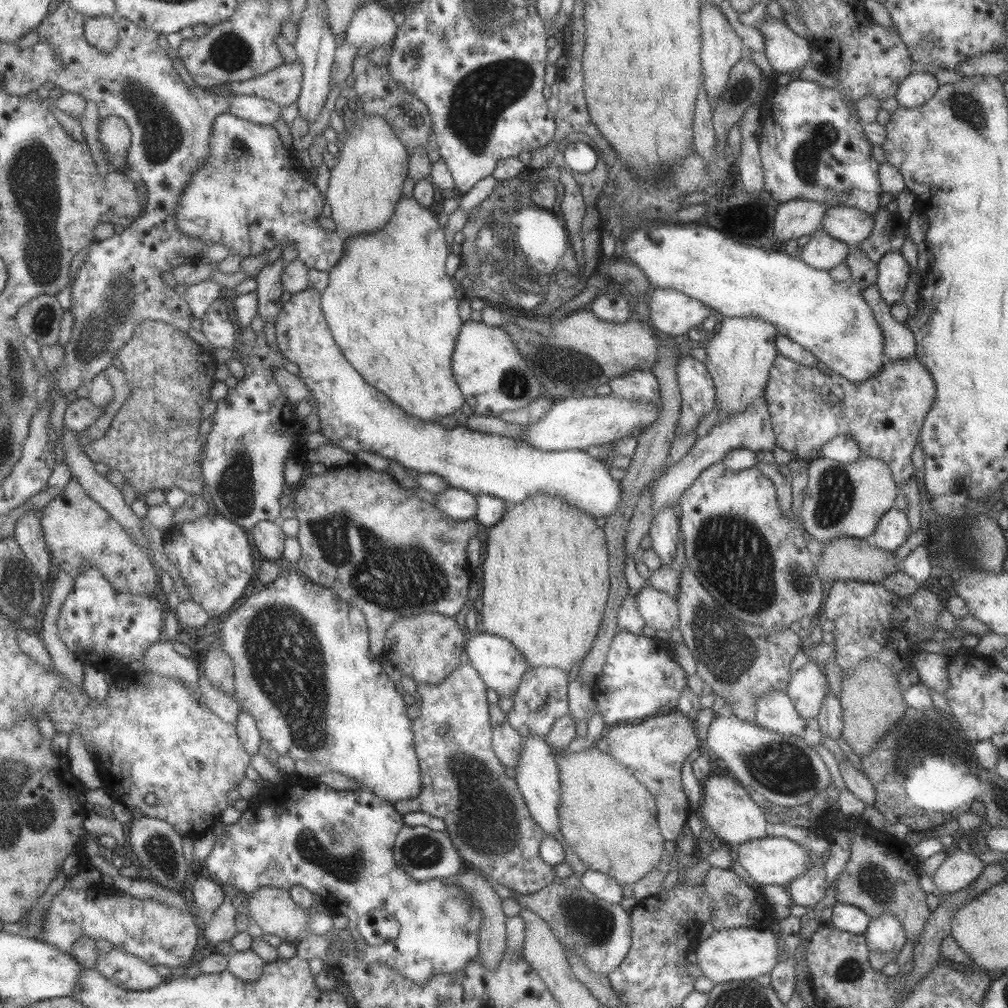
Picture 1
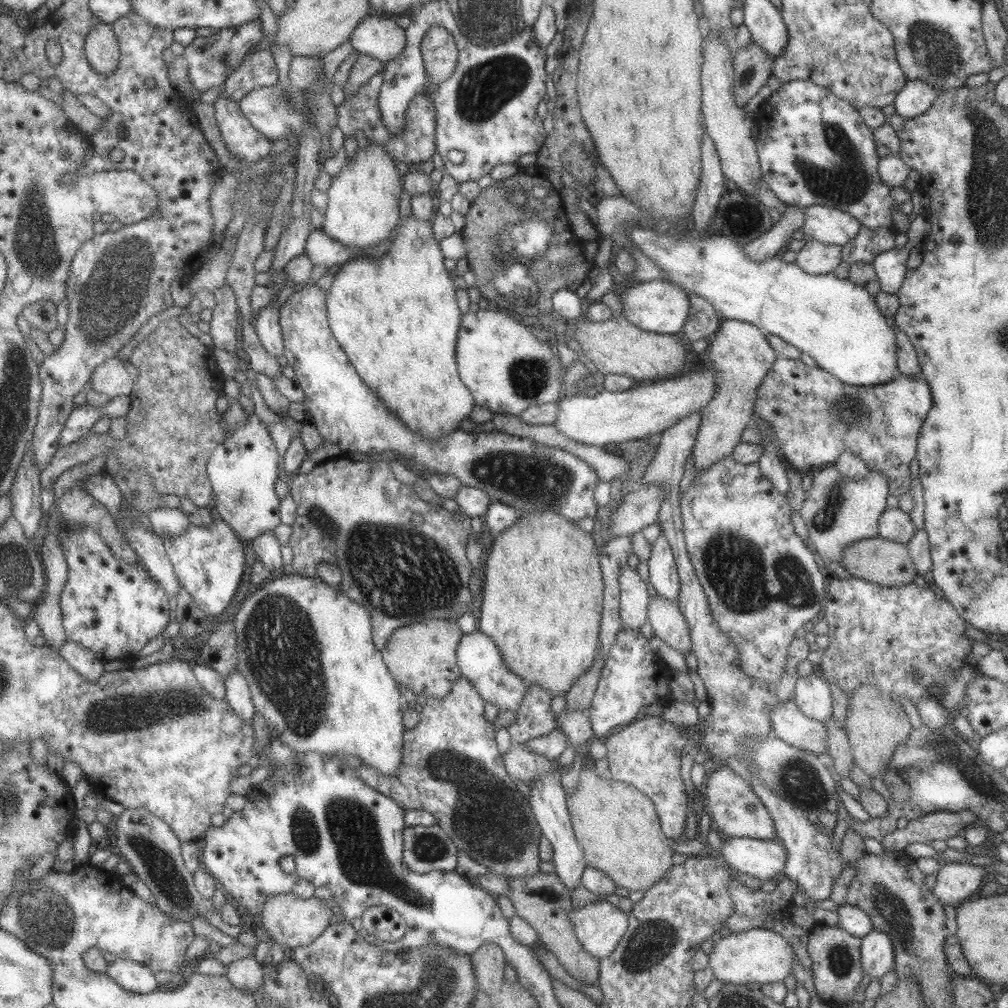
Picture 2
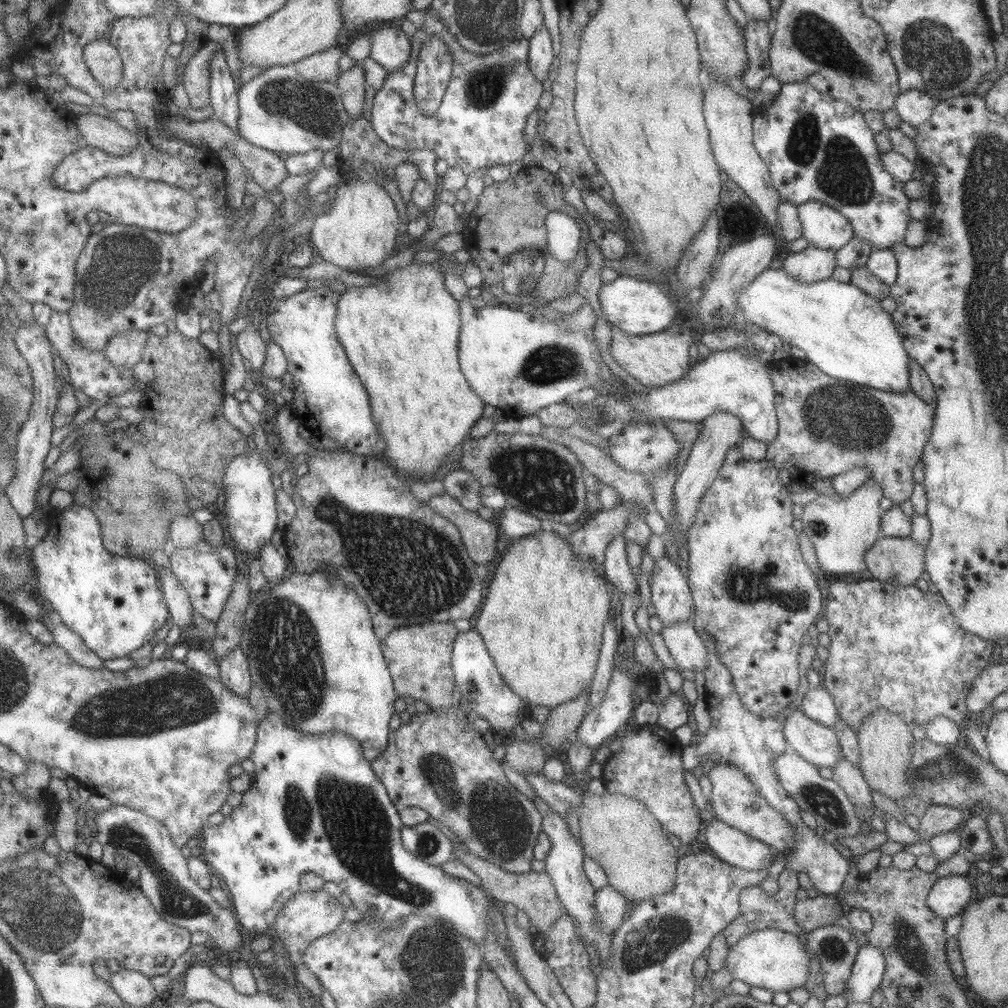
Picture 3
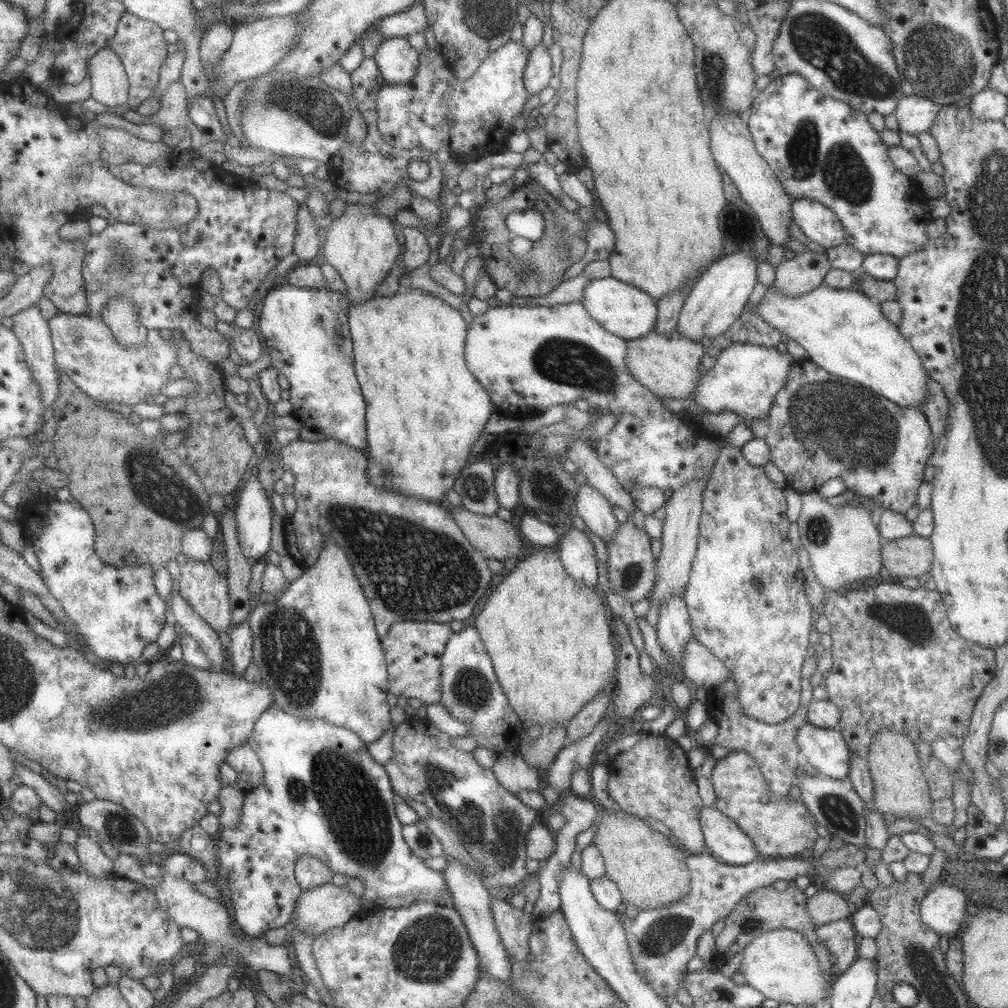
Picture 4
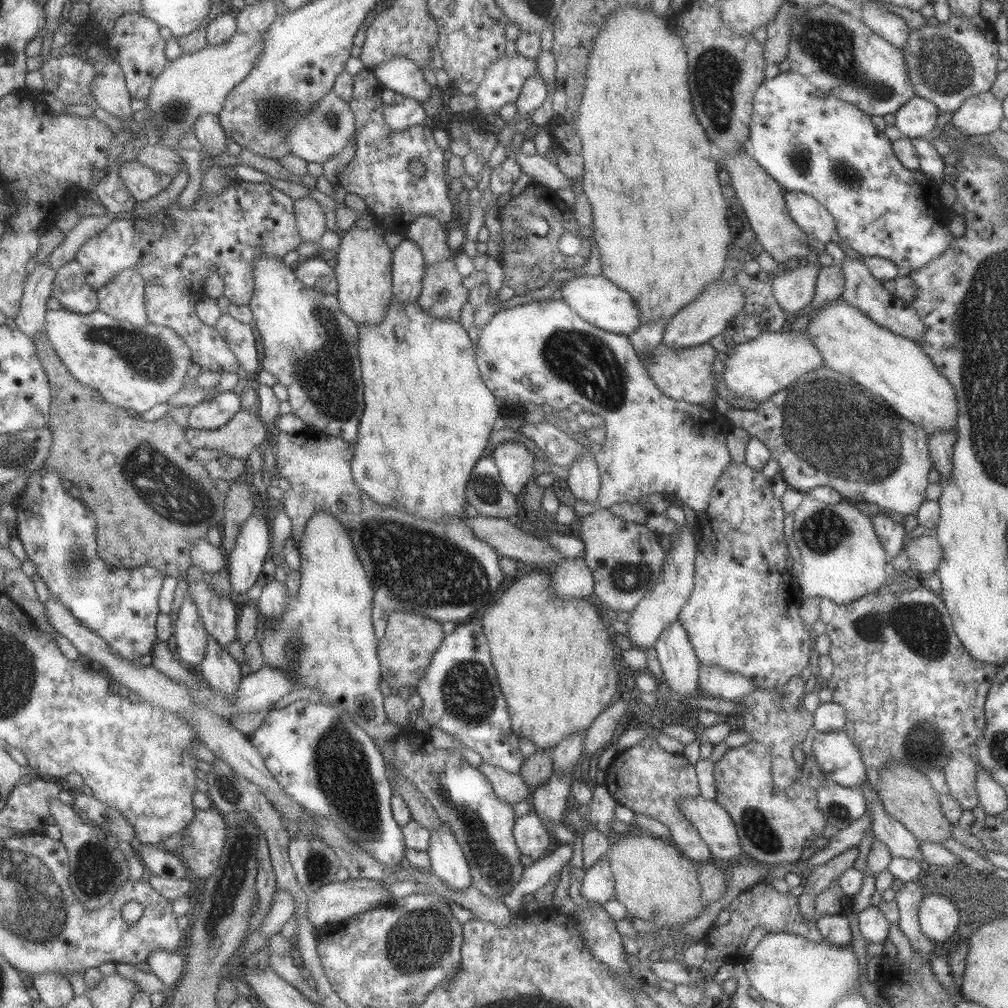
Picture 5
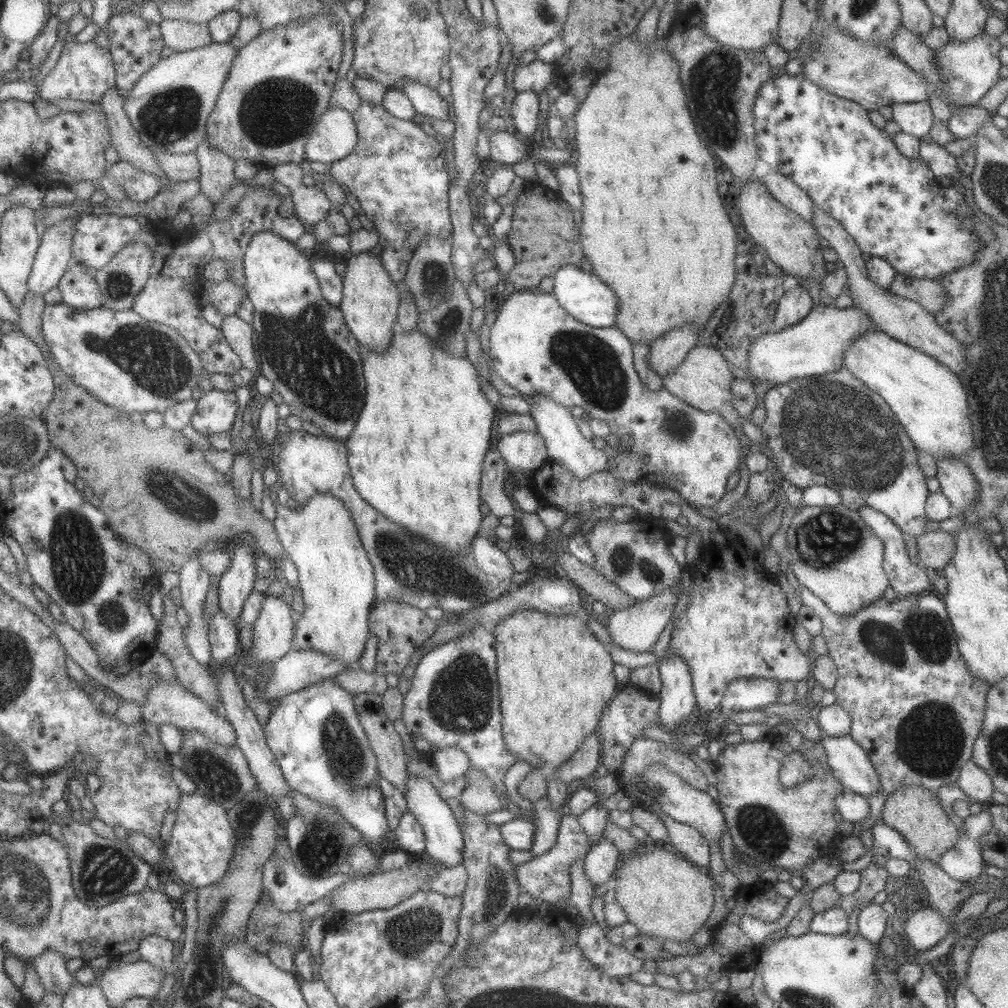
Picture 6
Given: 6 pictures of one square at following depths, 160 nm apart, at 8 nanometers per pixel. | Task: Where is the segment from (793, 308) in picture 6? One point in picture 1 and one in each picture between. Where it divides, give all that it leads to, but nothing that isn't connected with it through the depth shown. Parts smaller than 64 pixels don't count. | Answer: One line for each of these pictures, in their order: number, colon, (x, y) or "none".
1: (822, 252)
2: (814, 258)
3: (812, 264)
4: (798, 275)
5: (793, 290)

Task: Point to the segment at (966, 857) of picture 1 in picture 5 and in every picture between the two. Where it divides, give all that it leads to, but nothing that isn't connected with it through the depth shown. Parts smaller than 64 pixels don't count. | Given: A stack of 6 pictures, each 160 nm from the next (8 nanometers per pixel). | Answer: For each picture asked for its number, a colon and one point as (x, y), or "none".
2: (955, 882)
3: (949, 896)
4: (942, 908)
5: (937, 916)

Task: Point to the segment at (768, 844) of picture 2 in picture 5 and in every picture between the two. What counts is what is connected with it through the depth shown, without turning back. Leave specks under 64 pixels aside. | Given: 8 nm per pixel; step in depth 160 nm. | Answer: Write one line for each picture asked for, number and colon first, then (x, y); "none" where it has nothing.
3: (731, 846)
4: (724, 840)
5: (715, 827)

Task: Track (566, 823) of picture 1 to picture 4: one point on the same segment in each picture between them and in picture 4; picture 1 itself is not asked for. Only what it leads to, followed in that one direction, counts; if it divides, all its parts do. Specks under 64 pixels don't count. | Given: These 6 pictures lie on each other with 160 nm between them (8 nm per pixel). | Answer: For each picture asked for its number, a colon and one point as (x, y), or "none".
2: (618, 829)
3: (619, 833)
4: (650, 872)

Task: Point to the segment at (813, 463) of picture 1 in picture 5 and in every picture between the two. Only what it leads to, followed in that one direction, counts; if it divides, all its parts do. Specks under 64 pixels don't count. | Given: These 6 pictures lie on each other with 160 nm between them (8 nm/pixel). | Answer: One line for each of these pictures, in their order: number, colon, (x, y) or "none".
2: (837, 511)
3: (841, 531)
4: (843, 545)
5: (841, 559)

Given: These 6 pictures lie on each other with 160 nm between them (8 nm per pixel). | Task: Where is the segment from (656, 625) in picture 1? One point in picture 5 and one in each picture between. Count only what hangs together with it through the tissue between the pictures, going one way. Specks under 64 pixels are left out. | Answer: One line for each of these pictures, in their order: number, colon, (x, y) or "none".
2: (665, 618)
3: (686, 648)
4: (698, 665)
5: (714, 682)

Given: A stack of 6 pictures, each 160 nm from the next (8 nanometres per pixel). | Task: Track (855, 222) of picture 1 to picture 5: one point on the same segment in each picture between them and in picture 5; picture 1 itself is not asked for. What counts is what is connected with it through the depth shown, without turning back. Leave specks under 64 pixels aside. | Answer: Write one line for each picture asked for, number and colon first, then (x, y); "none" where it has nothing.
2: (825, 225)
3: (824, 228)
4: (817, 223)
5: (813, 219)

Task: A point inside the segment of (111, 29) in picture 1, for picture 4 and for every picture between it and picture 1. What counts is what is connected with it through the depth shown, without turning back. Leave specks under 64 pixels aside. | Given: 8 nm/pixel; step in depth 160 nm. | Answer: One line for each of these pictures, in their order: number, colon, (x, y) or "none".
2: (103, 53)
3: (102, 59)
4: (109, 85)

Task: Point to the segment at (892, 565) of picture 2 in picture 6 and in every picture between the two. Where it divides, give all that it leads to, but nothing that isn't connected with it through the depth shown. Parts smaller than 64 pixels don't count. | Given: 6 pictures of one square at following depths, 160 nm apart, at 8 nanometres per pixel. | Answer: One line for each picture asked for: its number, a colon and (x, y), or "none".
3: (900, 561)
4: (911, 555)
5: (924, 553)
6: (935, 548)

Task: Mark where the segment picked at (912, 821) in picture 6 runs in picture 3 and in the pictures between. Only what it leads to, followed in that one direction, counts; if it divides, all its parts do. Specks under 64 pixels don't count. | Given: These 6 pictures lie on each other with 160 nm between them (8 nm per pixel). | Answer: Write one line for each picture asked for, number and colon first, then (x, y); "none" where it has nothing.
3: (885, 743)
4: (899, 788)
5: (905, 794)

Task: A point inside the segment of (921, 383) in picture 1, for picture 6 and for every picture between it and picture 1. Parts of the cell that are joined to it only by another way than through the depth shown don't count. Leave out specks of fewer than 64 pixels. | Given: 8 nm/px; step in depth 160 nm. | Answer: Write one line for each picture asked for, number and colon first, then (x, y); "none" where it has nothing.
2: (816, 417)
3: (826, 427)
4: (819, 426)
5: (823, 429)
6: (831, 429)

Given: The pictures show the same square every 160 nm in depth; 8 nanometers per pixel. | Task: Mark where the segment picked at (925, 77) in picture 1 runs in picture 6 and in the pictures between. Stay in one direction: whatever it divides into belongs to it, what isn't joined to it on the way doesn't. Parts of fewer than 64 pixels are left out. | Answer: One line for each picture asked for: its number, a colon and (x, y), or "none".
2: (916, 96)
3: (914, 107)
4: (914, 114)
5: (915, 118)
6: (915, 118)

